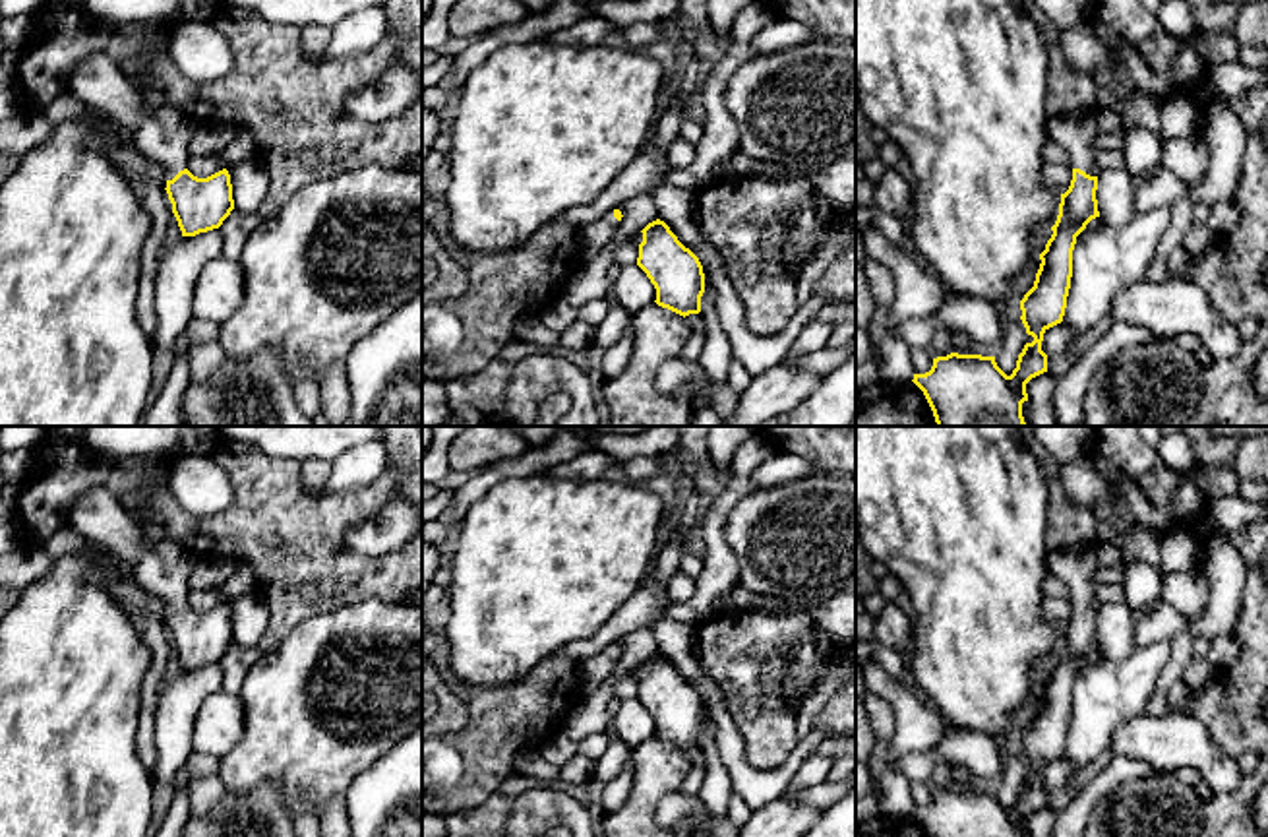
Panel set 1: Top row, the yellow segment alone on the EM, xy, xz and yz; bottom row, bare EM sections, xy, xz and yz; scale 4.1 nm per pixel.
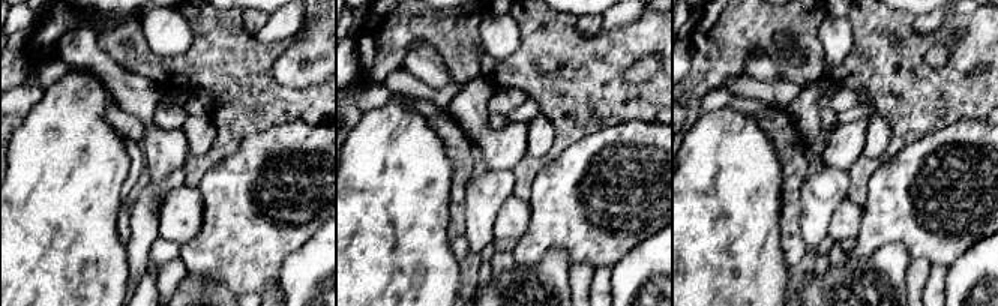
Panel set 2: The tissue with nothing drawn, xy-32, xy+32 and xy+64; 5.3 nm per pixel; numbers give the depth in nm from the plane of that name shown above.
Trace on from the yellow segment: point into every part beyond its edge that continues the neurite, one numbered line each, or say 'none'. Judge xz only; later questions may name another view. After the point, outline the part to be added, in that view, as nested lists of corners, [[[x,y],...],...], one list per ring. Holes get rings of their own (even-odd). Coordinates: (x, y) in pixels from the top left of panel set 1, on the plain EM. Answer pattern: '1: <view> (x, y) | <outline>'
1: xz (593, 671) | [[[614,645],[604,647],[579,663],[579,676],[585,692],[598,688],[618,666],[619,655]]]

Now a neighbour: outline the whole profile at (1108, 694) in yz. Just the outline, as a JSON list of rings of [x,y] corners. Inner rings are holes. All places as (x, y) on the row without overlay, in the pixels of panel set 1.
[[[1163,637],[1127,661],[1102,659],[1074,678],[1072,711],[1063,756],[1076,773],[1111,750],[1115,730],[1144,713],[1169,661],[1173,637]]]

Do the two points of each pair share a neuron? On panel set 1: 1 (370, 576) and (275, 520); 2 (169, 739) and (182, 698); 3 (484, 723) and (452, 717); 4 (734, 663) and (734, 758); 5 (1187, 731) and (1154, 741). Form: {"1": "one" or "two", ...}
{"1": "one", "2": "one", "3": "two", "4": "two", "5": "one"}

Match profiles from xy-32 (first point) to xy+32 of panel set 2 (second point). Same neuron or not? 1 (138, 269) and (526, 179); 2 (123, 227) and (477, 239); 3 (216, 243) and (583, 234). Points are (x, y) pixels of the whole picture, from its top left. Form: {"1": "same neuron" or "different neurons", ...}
{"1": "different neurons", "2": "different neurons", "3": "same neuron"}

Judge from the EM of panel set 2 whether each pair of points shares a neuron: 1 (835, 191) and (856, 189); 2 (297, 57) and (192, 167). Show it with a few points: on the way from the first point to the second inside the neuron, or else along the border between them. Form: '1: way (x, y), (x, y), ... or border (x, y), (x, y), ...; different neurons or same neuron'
1: border (845, 170), (850, 179), (848, 197); different neurons
2: border (288, 47), (272, 75), (285, 86), (309, 87); different neurons

